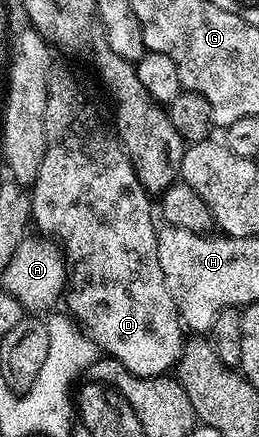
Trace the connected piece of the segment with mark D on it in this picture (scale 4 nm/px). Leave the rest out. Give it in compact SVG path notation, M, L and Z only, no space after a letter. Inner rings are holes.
M54 63L47 78L45 153L31 191L32 219L45 234L57 232L67 261L68 311L87 329L90 339L106 357L120 360L136 376L166 375L181 359L183 325L159 267L158 225L153 225L155 204L129 161L116 135L101 125L81 84L61 65Z

